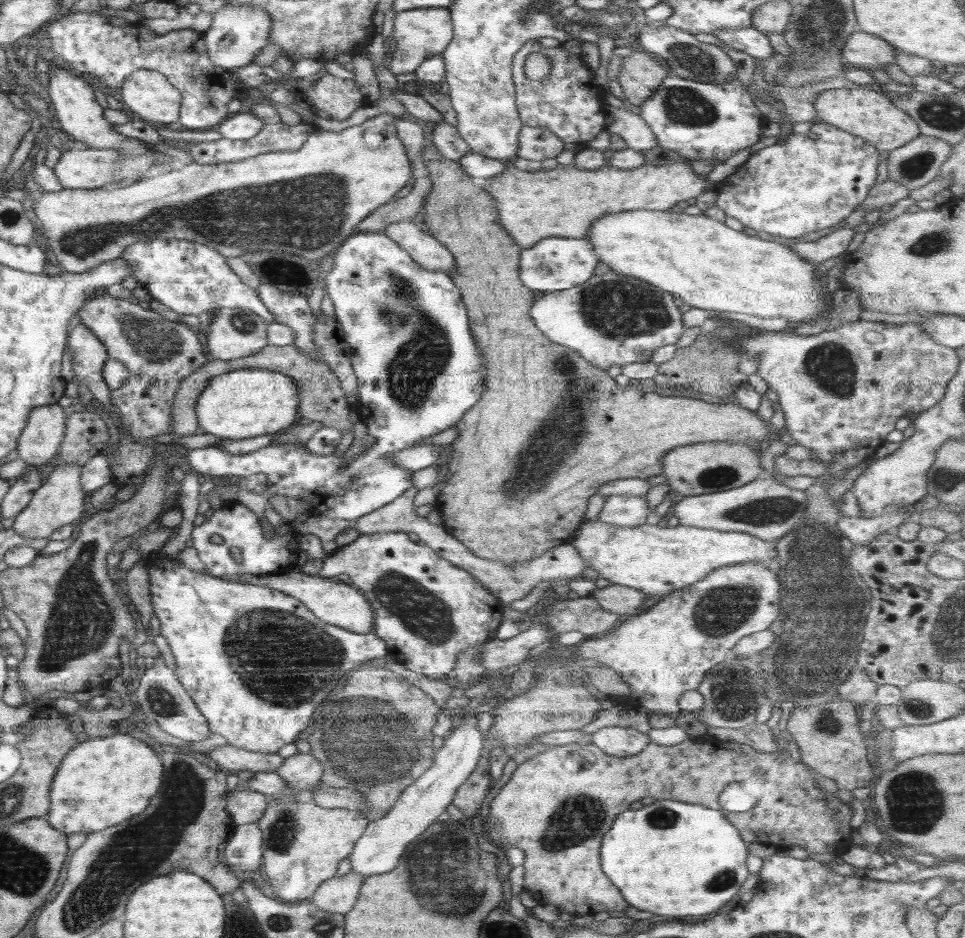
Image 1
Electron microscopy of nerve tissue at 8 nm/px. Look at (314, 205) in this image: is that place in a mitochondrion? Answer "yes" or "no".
yes

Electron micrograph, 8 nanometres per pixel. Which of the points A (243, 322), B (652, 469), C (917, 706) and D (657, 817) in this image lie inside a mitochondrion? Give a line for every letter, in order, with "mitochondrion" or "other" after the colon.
A: mitochondrion
B: other
C: mitochondrion
D: mitochondrion

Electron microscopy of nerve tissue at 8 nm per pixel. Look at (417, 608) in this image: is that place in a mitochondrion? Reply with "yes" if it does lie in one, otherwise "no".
yes

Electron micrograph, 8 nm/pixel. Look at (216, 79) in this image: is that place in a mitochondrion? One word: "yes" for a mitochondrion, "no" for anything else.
no

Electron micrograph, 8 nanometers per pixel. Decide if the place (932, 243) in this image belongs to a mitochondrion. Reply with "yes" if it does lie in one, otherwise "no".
yes

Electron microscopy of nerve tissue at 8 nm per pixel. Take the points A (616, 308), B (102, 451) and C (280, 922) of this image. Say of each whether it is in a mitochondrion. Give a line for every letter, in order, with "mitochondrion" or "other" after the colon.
A: mitochondrion
B: other
C: mitochondrion

